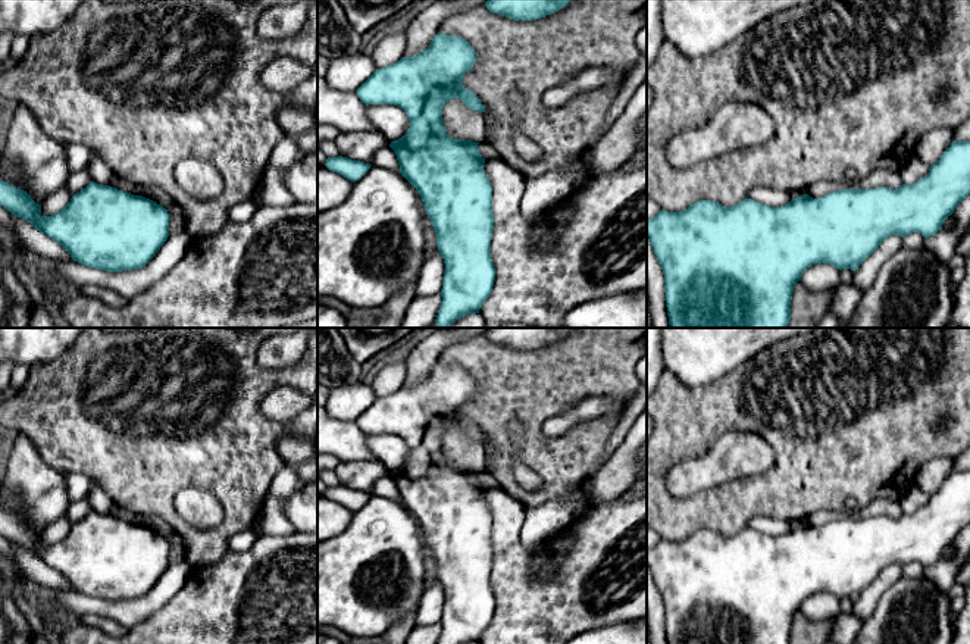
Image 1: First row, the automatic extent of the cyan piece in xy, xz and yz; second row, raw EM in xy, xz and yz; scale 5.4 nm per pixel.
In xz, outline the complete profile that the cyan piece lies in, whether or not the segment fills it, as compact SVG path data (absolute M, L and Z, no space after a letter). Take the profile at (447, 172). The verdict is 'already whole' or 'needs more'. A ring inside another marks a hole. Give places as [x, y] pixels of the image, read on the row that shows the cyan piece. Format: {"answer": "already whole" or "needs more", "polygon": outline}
{"answer": "already whole", "polygon": "M438 32L428 49L376 69L356 90L366 106L394 104L410 119L407 134L391 141L389 147L397 156L400 173L420 194L445 263L439 293L442 301L435 319L438 328L448 328L469 313L479 313L495 281L491 259L492 188L484 172L485 159L479 151L479 143L450 137L442 122L442 106L451 99L460 99L470 110L485 112L482 101L461 82L475 63L476 53L464 38Z"}

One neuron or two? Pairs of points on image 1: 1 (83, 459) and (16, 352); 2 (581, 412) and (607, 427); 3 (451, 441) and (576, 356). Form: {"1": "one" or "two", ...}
{"1": "two", "2": "two", "3": "two"}

